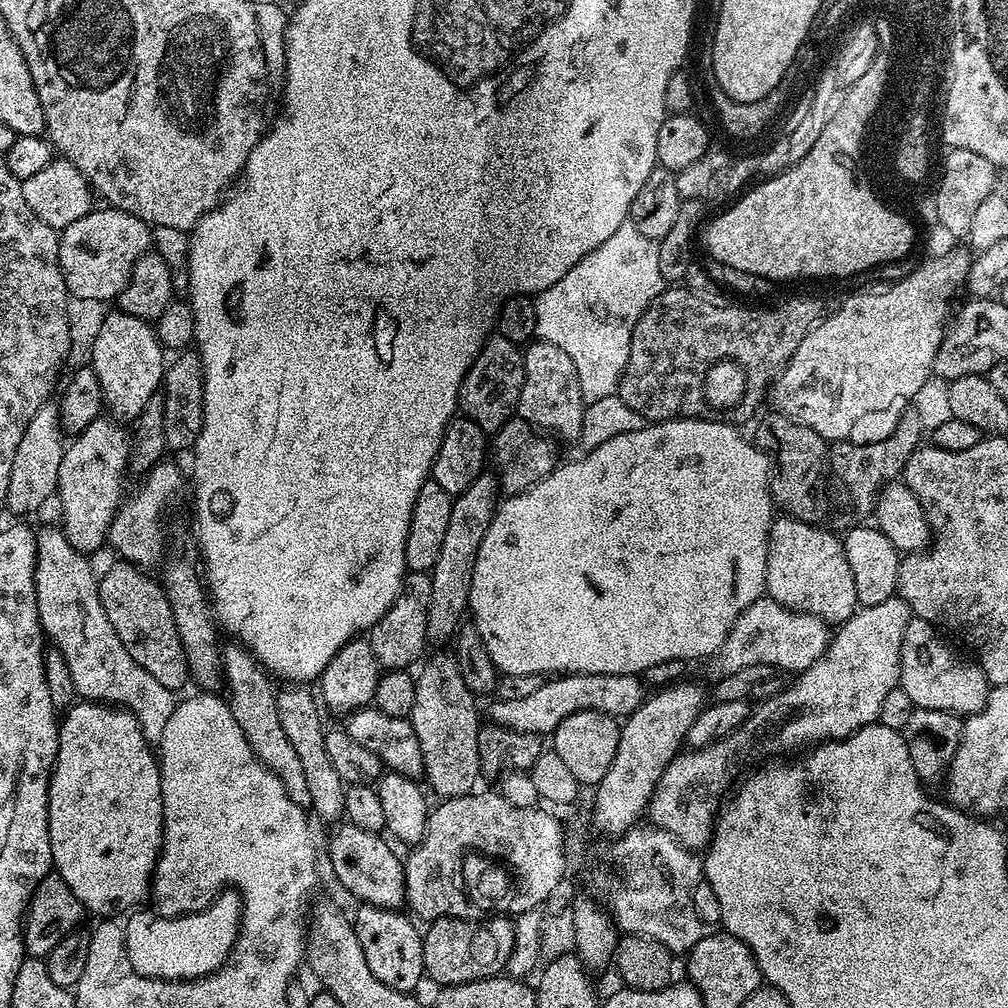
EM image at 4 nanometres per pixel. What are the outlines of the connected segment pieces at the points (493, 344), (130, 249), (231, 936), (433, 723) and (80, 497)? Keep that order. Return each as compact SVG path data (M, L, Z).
M496 334L484 341L484 347L476 356L476 361L464 375L460 386L460 400L463 415L473 420L485 434L499 432L502 425L513 419L522 394L524 381L524 357L521 349L505 336Z
M104 206L104 209L99 212L99 210L93 210L88 213L87 216L78 218L78 222L70 222L70 226L66 226L58 236L58 247L56 249L56 258L60 265L60 273L64 276L64 286L69 295L69 297L77 296L78 298L90 298L98 299L103 302L110 301L111 296L116 296L125 291L126 285L131 277L133 268L136 267L138 261L145 255L144 252L150 248L150 228L149 225L145 224L139 216L131 216L128 212L120 212L117 208L111 206Z
M226 888L210 903L210 908L180 918L160 918L150 912L133 911L124 924L124 944L133 970L167 980L199 979L215 972L236 944L243 901L235 889Z
M455 659L432 660L416 676L414 710L410 719L418 746L422 746L423 779L428 780L427 787L432 787L440 798L469 795L477 787L476 779L481 779L478 734L482 721L476 717L475 702L473 692L462 682Z
M97 418L86 430L75 433L62 454L62 466L58 466L58 500L64 515L62 531L74 550L93 554L105 547L108 528L122 503L120 483L128 472L128 456L132 453L132 441L123 423L115 419Z

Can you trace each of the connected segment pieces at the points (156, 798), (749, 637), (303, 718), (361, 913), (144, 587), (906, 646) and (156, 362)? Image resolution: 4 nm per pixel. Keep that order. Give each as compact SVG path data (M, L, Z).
M76 702L69 708L58 728L56 763L52 766L52 780L48 783L48 833L52 843L52 862L55 871L70 886L70 890L89 913L116 914L119 908L131 909L150 892L152 873L156 871L156 859L164 842L164 799L160 797L160 766L150 749L149 741L140 733L140 723L131 712L103 702Z
M756 600L734 622L728 637L714 657L716 668L722 675L743 673L746 666L769 664L788 674L799 674L812 666L826 652L830 641L830 628L816 616L793 610L779 600Z
M284 686L284 689L281 687L277 691L276 705L278 706L278 722L282 722L282 730L286 730L286 738L290 738L290 743L294 746L294 750L298 753L298 759L302 762L302 770L306 773L306 786L310 790L310 798L312 799L310 805L311 811L316 811L324 820L336 822L344 816L344 789L346 787L346 781L338 774L338 770L334 770L334 765L330 763L330 758L326 755L326 742L324 741L326 725L320 721L322 708L314 692L314 697L312 697L312 692L308 688L311 687Z
M361 903L359 907L356 916L354 915L354 927L358 934L358 942L362 942L362 954L366 954L366 966L370 966L378 982L399 992L415 993L420 979L425 979L426 976L421 929L416 929L403 916L403 911L379 908L377 904Z
M116 562L99 577L100 601L102 610L106 610L106 618L110 618L110 626L114 626L114 634L126 646L126 654L151 674L162 686L179 690L189 683L188 663L182 650L182 642L178 638L178 626L174 626L174 610L170 610L170 602L166 598L163 587L148 577L145 569L127 562Z
M912 618L902 634L901 678L899 687L910 694L918 708L933 708L953 714L971 714L980 711L988 701L990 685L987 676L975 663L964 665L944 645L945 637L929 620Z
M112 312L99 321L100 329L92 340L90 366L102 386L105 409L124 422L135 421L146 402L161 391L166 367L166 349L156 335L155 327L128 312Z

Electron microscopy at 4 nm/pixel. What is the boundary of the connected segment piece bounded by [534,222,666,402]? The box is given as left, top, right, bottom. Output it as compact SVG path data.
M626 222L602 246L598 246L590 254L586 254L569 270L554 286L535 297L536 336L550 342L566 354L574 362L578 370L578 382L582 386L585 401L613 395L620 387L620 378L624 375L624 367L628 365L632 350L632 335L636 323L651 306L653 300L660 295L666 281L658 270L658 244L643 236L631 222Z

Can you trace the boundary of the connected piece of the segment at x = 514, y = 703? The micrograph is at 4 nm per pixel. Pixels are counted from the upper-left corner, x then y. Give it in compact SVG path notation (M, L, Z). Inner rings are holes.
M577 671L575 674L564 674L549 680L552 680L549 684L548 681L541 683L539 690L530 694L530 698L497 699L496 704L488 708L489 714L492 715L491 723L502 728L514 728L518 732L551 734L567 716L575 712L604 712L608 716L627 718L634 710L638 710L646 699L645 681L636 674L608 676L605 672ZM560 678L561 680L556 680Z

